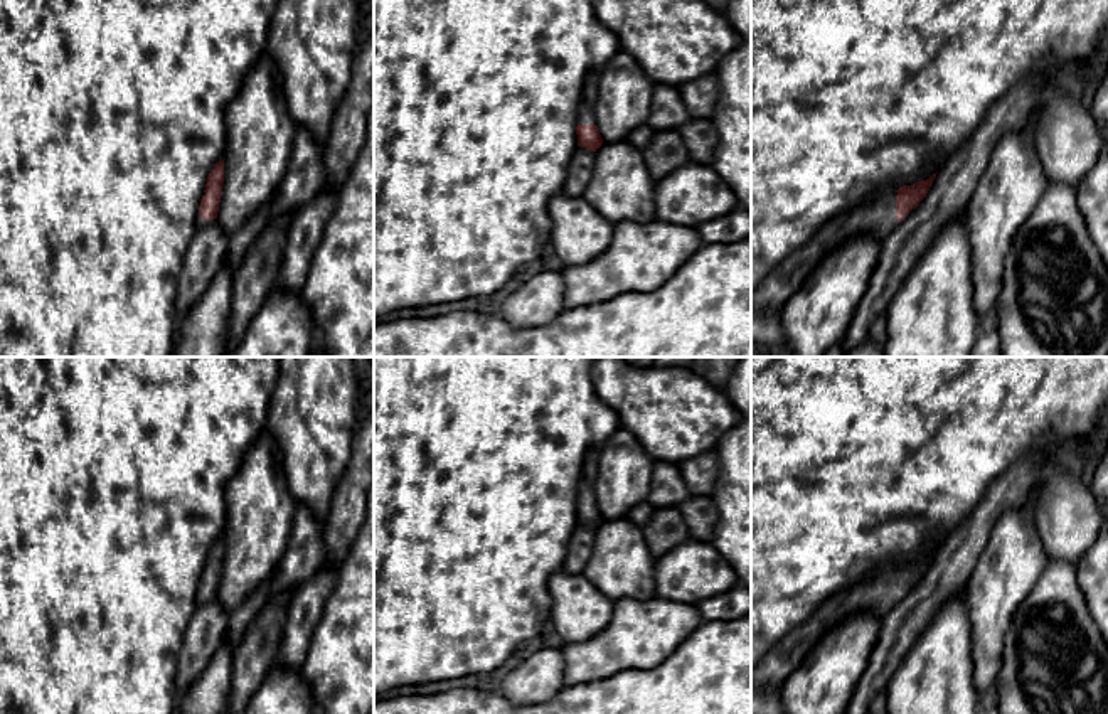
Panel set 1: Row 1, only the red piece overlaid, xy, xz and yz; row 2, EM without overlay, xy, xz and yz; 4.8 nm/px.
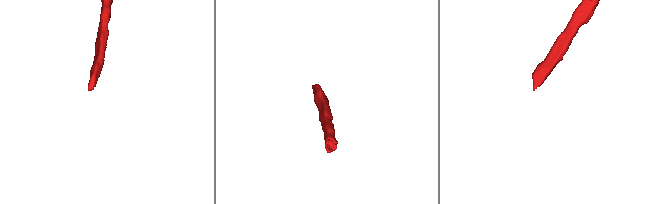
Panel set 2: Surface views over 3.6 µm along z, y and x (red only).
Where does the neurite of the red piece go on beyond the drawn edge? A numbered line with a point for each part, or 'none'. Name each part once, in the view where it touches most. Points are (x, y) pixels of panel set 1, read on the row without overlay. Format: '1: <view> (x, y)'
1: yz (878, 596)

